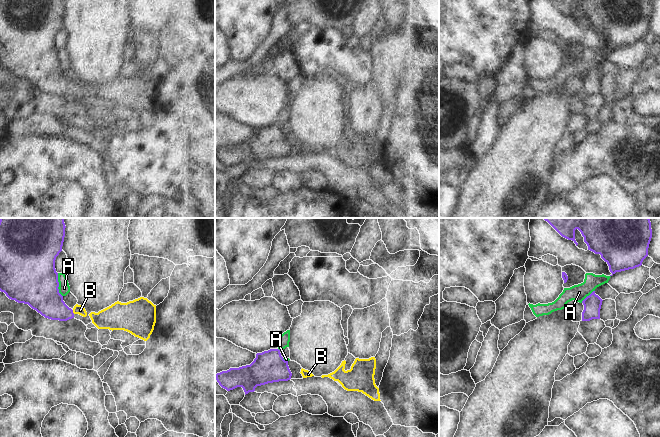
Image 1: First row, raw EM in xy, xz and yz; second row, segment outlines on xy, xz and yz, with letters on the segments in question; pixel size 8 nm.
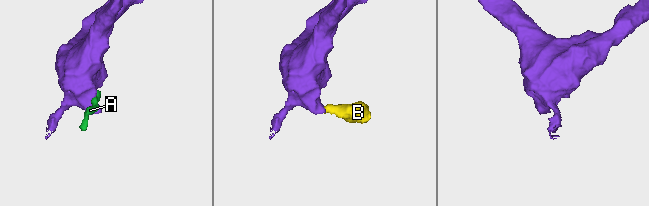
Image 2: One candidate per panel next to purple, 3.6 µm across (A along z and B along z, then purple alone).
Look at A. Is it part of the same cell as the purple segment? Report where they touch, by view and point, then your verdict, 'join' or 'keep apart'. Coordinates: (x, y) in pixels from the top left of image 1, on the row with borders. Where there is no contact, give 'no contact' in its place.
contact xy (58, 285); keep apart

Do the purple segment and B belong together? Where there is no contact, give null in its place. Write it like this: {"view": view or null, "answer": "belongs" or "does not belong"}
{"view": "xy", "answer": "belongs"}

